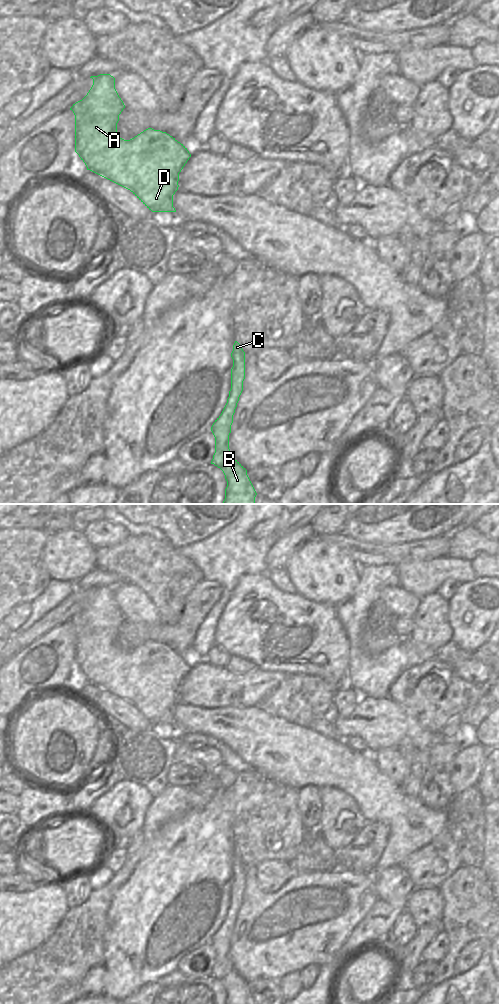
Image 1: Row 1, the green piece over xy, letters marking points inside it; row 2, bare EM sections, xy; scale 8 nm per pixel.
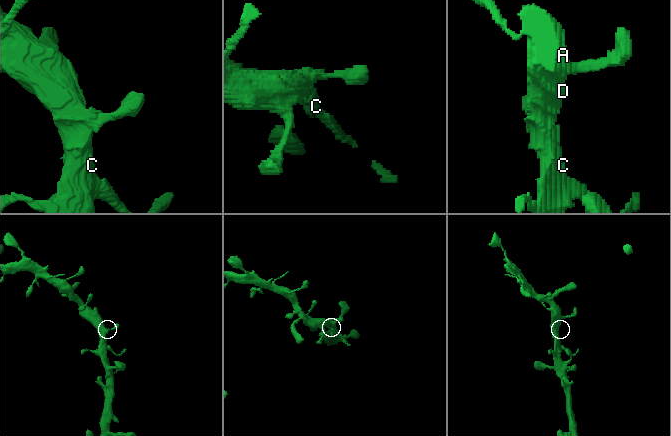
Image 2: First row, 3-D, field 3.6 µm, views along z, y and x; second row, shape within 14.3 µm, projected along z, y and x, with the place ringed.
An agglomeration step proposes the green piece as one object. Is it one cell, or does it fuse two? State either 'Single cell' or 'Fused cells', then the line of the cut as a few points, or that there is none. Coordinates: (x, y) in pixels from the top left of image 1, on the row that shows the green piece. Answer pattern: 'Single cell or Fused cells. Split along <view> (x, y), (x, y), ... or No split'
Single cell. No split.

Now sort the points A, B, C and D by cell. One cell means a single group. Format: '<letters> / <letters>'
A B C D

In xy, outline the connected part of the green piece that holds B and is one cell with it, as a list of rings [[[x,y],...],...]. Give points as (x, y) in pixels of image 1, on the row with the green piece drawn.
[[[237,341],[233,345],[231,357],[233,367],[229,397],[221,415],[211,427],[215,437],[215,453],[211,464],[223,471],[227,481],[223,504],[255,504],[257,493],[247,475],[247,470],[233,457],[229,449],[233,415],[243,391],[245,379],[245,352]]]

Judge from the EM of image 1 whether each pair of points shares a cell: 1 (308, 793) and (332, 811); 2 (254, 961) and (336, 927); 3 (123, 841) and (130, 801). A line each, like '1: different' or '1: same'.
1: different
2: same
3: same

